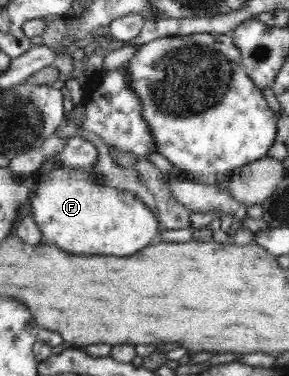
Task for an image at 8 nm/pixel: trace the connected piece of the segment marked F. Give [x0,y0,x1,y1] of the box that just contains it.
[26,167,159,256]

